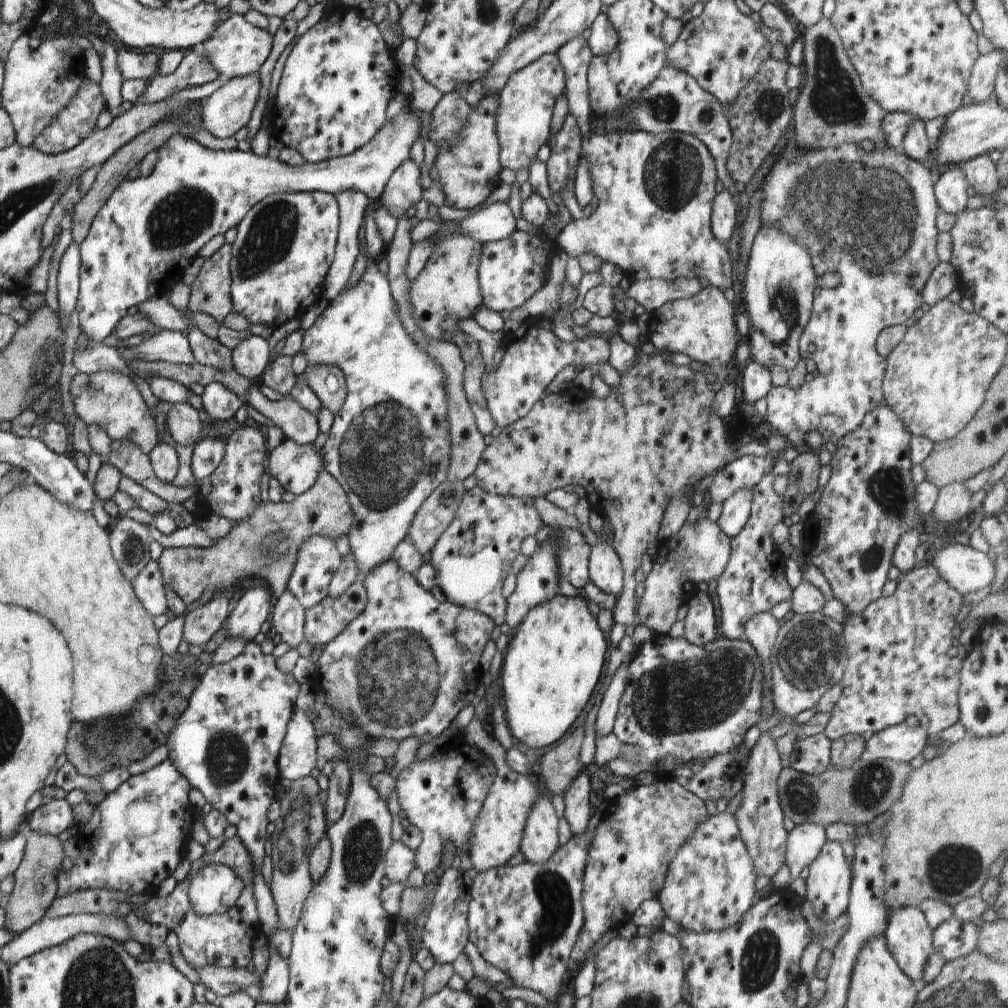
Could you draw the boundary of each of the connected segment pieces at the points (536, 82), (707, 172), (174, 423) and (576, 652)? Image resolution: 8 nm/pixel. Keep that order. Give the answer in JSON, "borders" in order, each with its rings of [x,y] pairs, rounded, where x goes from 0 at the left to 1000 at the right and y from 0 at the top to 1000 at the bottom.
{"borders":[[[[553,53],[539,54],[528,63],[508,72],[502,85],[495,91],[491,128],[496,144],[495,162],[510,171],[525,169],[537,145],[544,143],[547,119],[552,98],[561,89],[561,73]]],[[[641,130],[585,131],[576,134],[576,159],[582,162],[593,196],[591,208],[577,217],[568,217],[552,236],[559,254],[575,254],[586,250],[598,260],[604,260],[629,272],[635,266],[647,268],[647,277],[700,276],[704,283],[716,290],[726,284],[728,264],[718,241],[708,236],[705,229],[706,201],[712,179],[708,158],[697,141],[681,132],[653,132]]],[[[187,399],[170,403],[164,413],[164,421],[173,438],[181,441],[194,440],[198,437],[200,419],[196,408]]],[[[552,590],[527,603],[514,620],[514,626],[505,633],[495,671],[498,698],[510,734],[520,736],[525,741],[540,742],[554,736],[579,704],[595,675],[603,639],[582,598],[573,590]]]]}

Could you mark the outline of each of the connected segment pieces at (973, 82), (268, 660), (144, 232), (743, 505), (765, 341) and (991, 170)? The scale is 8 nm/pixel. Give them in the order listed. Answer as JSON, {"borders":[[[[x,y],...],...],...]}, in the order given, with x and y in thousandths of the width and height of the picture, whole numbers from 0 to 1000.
{"borders":[[[[986,49],[984,52],[971,55],[966,63],[961,75],[959,93],[966,102],[976,101],[986,89],[987,75],[989,74],[992,61],[999,52]]],[[[246,637],[242,645],[226,657],[208,660],[200,670],[196,681],[188,689],[183,708],[175,716],[164,736],[167,750],[175,764],[188,777],[189,782],[200,786],[204,796],[218,808],[224,810],[227,817],[234,821],[234,829],[247,845],[250,856],[251,890],[257,907],[257,921],[267,929],[276,920],[275,899],[266,876],[261,872],[259,861],[262,853],[262,837],[266,832],[266,801],[273,794],[272,782],[278,778],[275,761],[276,747],[286,715],[293,701],[297,679],[288,669],[280,668],[273,660],[269,649],[262,649],[258,640]]],[[[403,104],[361,144],[349,153],[325,158],[316,162],[302,162],[289,166],[265,154],[256,155],[237,148],[213,150],[179,131],[156,147],[156,162],[146,176],[123,179],[117,184],[100,210],[92,219],[88,234],[80,240],[78,251],[78,291],[74,308],[78,313],[78,324],[94,341],[101,340],[105,333],[127,313],[127,307],[138,304],[150,294],[167,292],[179,282],[183,266],[196,253],[196,249],[211,234],[221,233],[244,214],[249,204],[262,195],[274,191],[315,190],[331,192],[350,188],[363,192],[369,201],[374,201],[385,178],[400,161],[407,158],[407,147],[417,137],[419,111],[407,110]]],[[[736,483],[716,499],[711,519],[720,532],[726,535],[740,522],[745,511],[746,495],[746,486]]],[[[756,225],[750,231],[737,280],[744,323],[743,355],[748,359],[760,365],[771,361],[784,370],[796,355],[793,335],[804,315],[811,275],[804,253],[788,237],[769,226]]],[[[980,153],[970,154],[961,159],[954,168],[961,185],[966,187],[967,192],[983,195],[986,190],[990,189],[989,166]]]]}

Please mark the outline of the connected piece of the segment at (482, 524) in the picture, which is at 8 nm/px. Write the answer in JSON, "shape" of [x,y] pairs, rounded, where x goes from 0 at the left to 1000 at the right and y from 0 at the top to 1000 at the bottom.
{"shape":[[[474,482],[463,486],[446,522],[433,537],[426,554],[427,560],[433,564],[433,580],[441,589],[442,596],[481,609],[491,617],[493,625],[501,617],[502,594],[497,586],[500,574],[508,565],[508,558],[516,550],[518,536],[531,531],[538,521],[528,493],[487,491]]]}

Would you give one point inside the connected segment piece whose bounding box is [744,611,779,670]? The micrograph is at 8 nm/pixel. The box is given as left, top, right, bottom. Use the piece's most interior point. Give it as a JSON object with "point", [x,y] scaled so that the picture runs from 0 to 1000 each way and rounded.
{"point":[754,625]}

